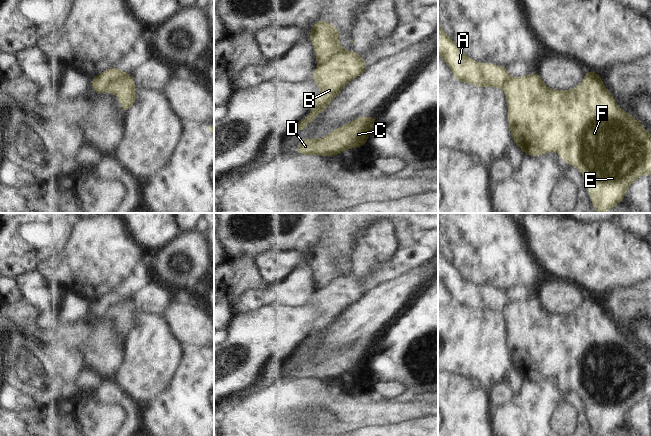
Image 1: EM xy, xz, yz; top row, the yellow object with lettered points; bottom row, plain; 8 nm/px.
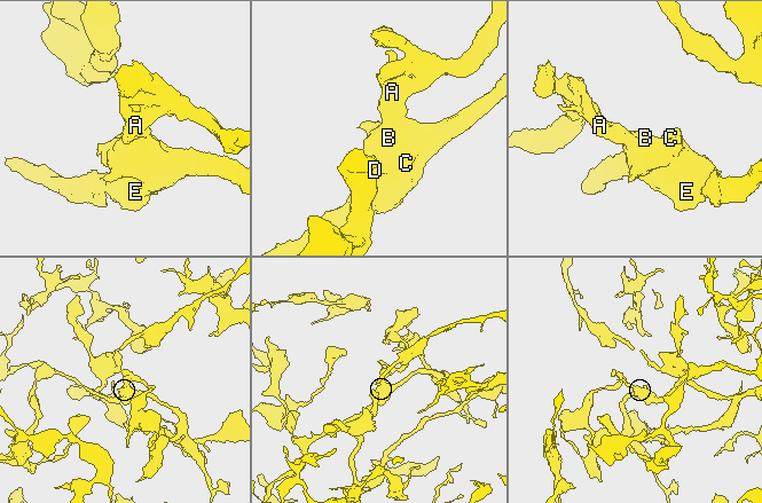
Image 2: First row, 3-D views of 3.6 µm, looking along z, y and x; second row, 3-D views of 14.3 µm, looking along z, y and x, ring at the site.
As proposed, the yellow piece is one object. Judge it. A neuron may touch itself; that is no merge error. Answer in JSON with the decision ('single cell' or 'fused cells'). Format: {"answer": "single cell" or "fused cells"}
{"answer": "fused cells"}

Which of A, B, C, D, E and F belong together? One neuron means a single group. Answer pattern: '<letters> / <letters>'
A / B C D E F

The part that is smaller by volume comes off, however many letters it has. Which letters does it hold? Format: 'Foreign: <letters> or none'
Foreign: A

